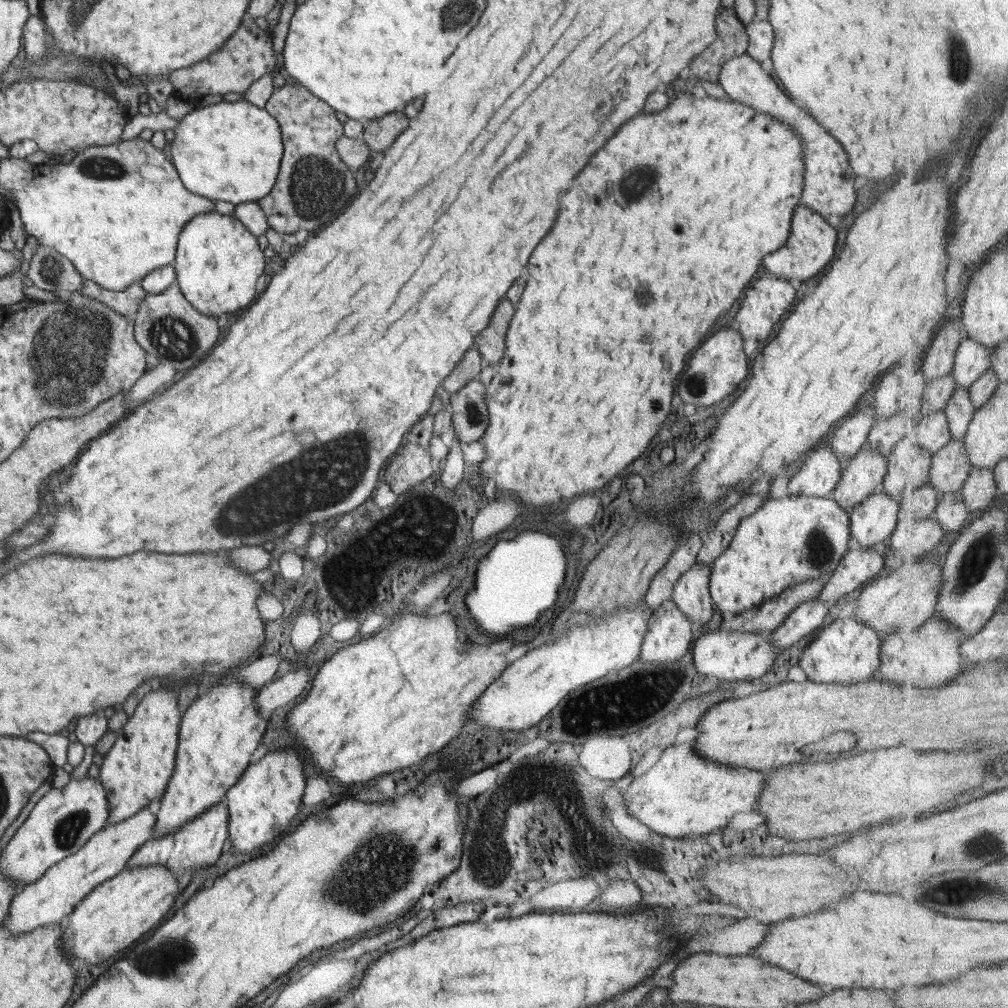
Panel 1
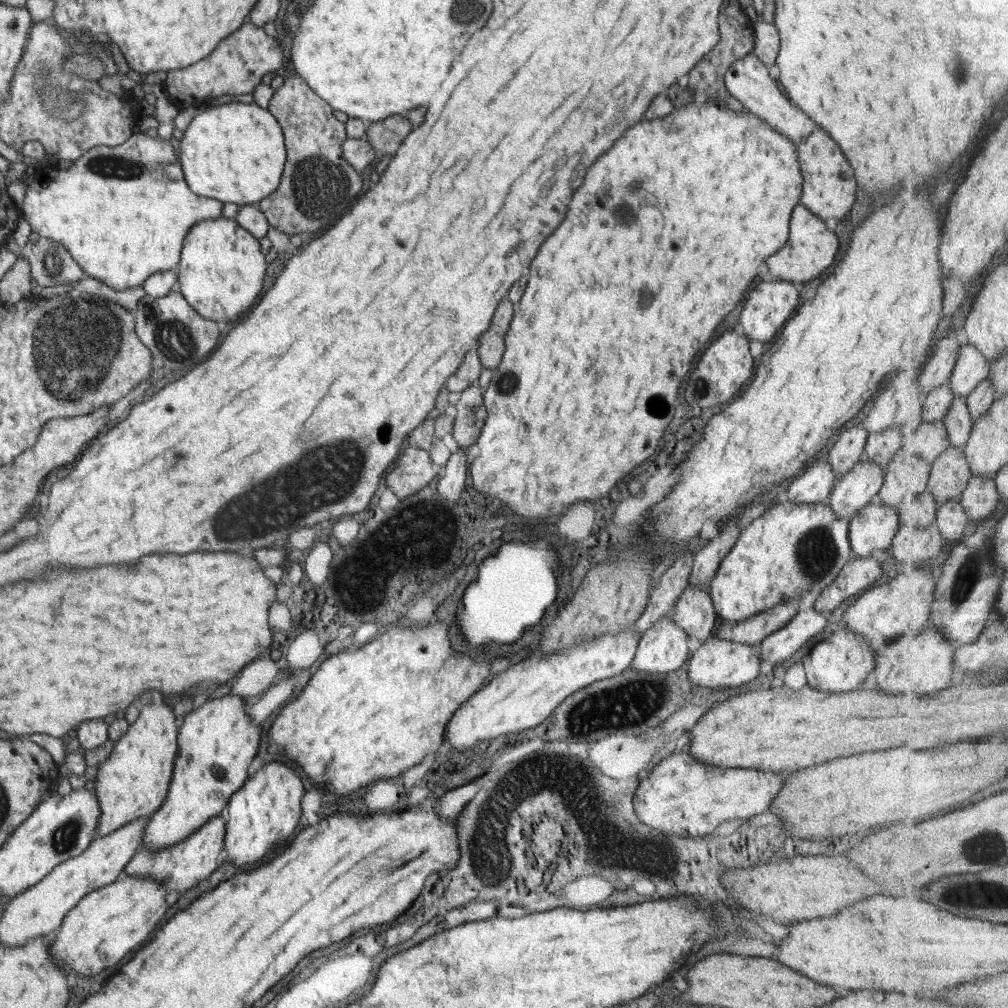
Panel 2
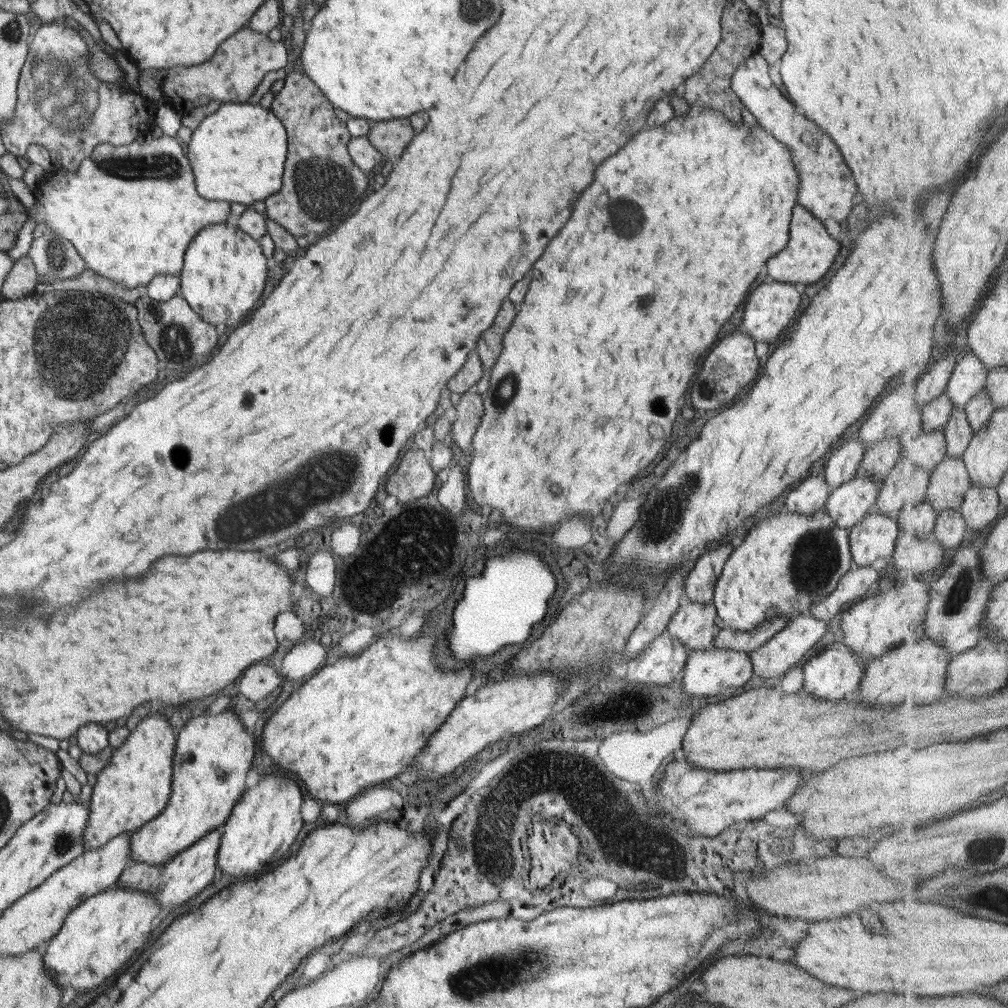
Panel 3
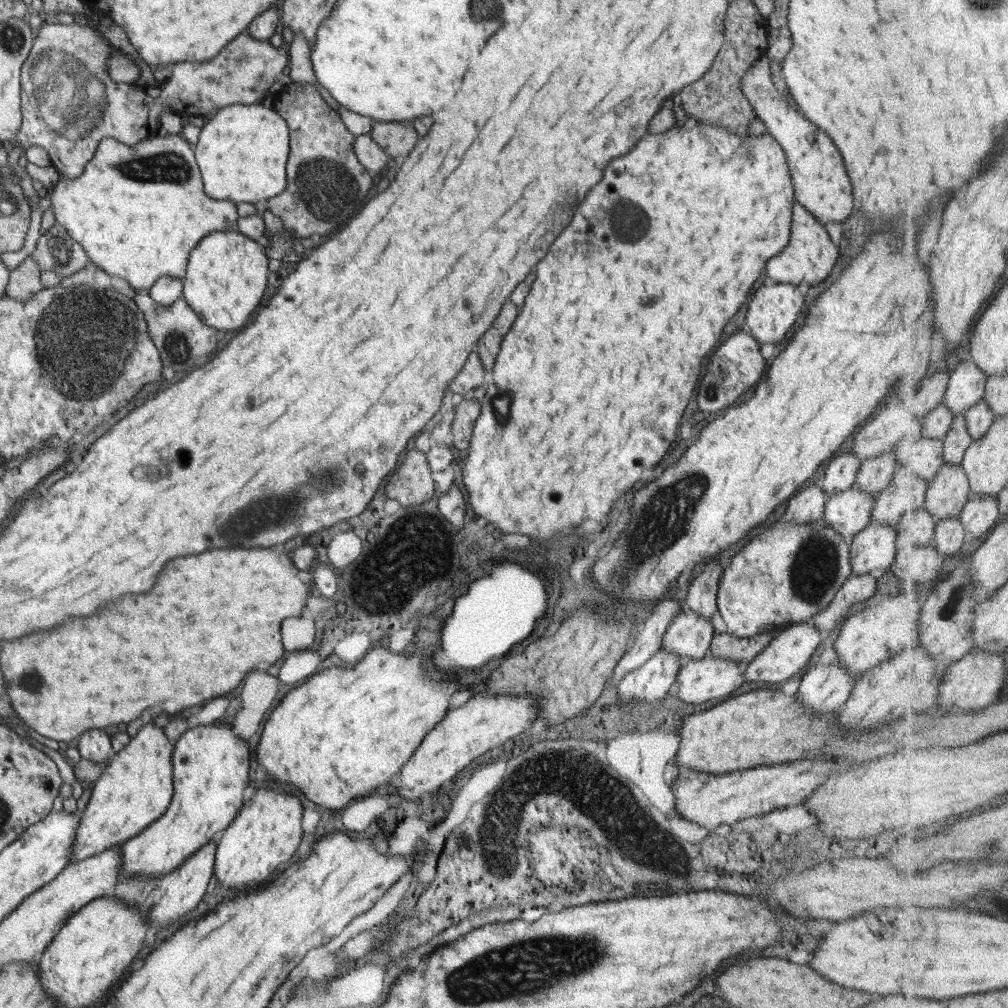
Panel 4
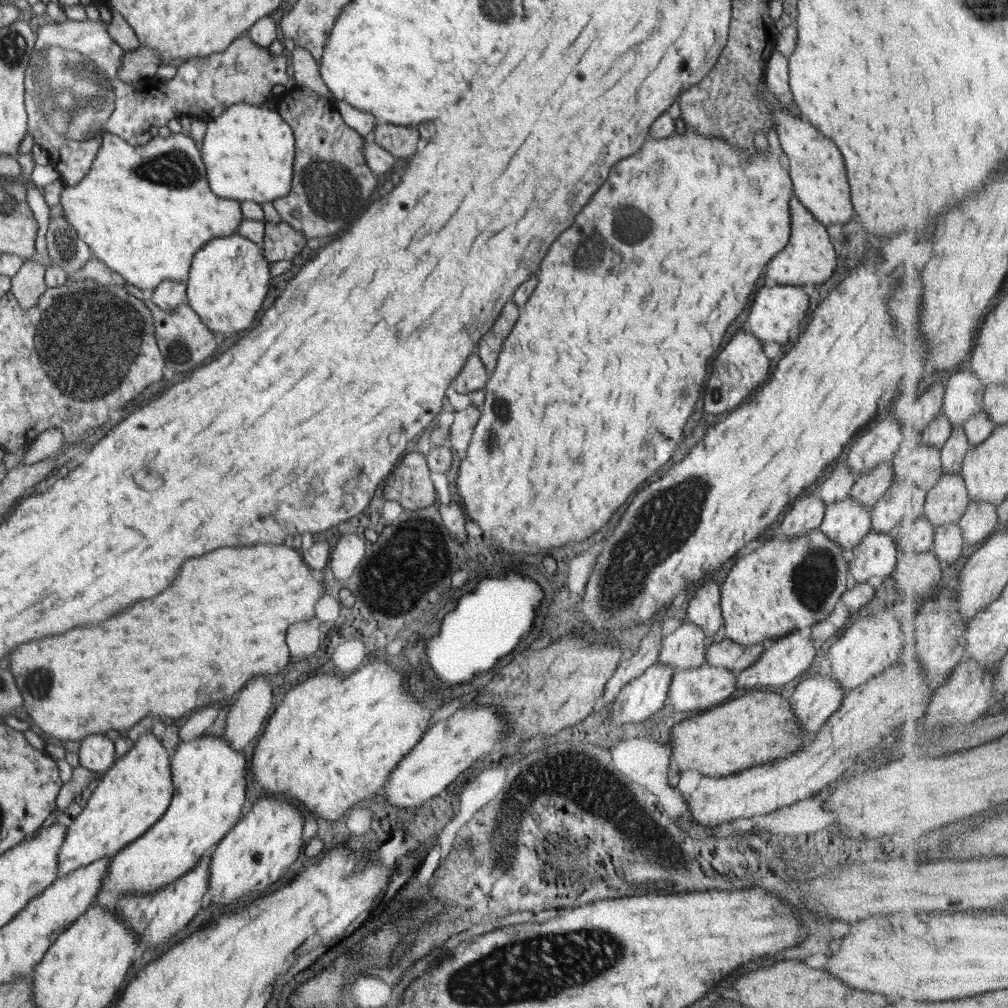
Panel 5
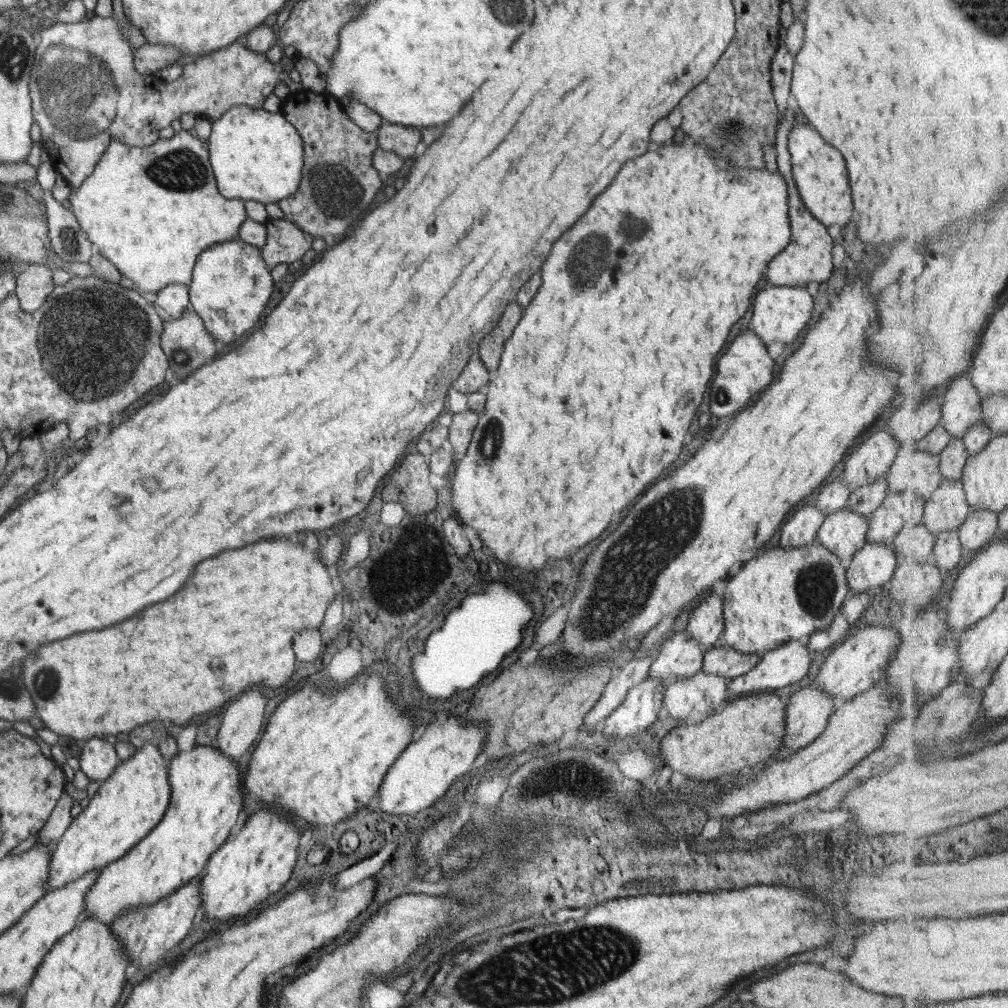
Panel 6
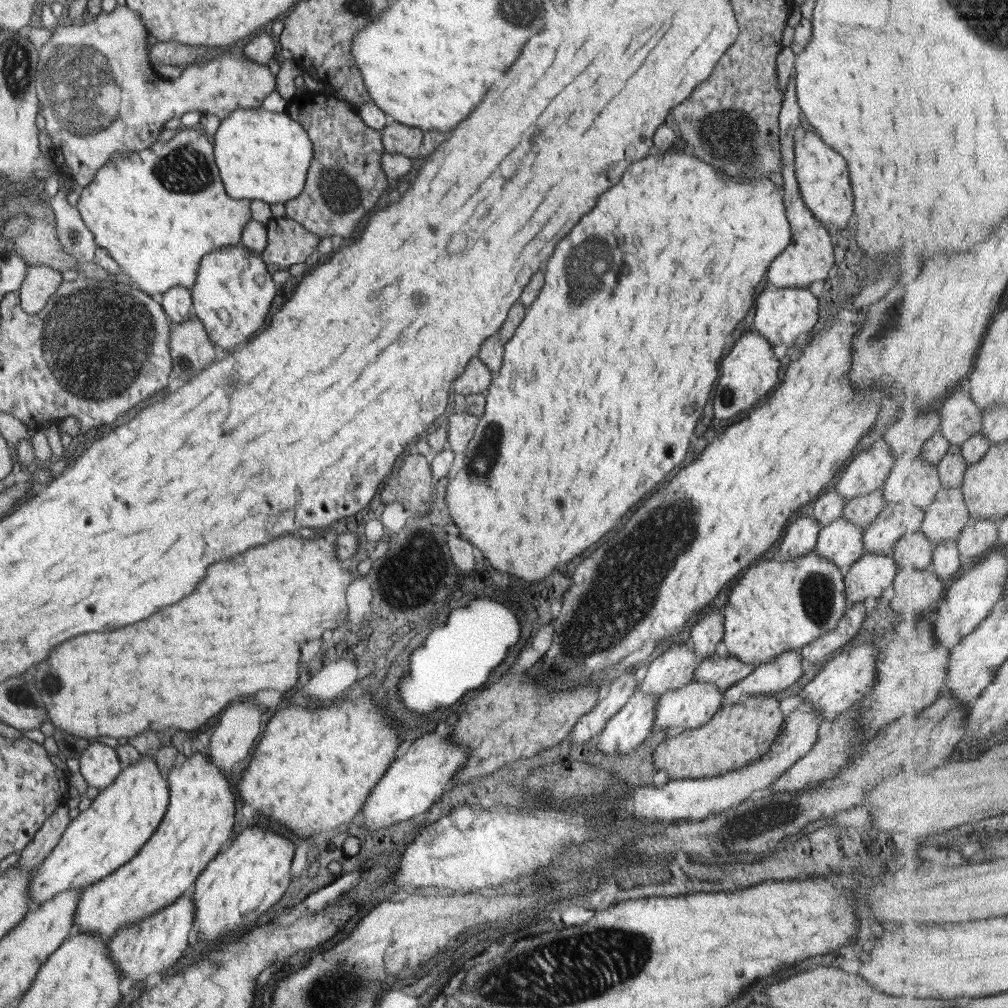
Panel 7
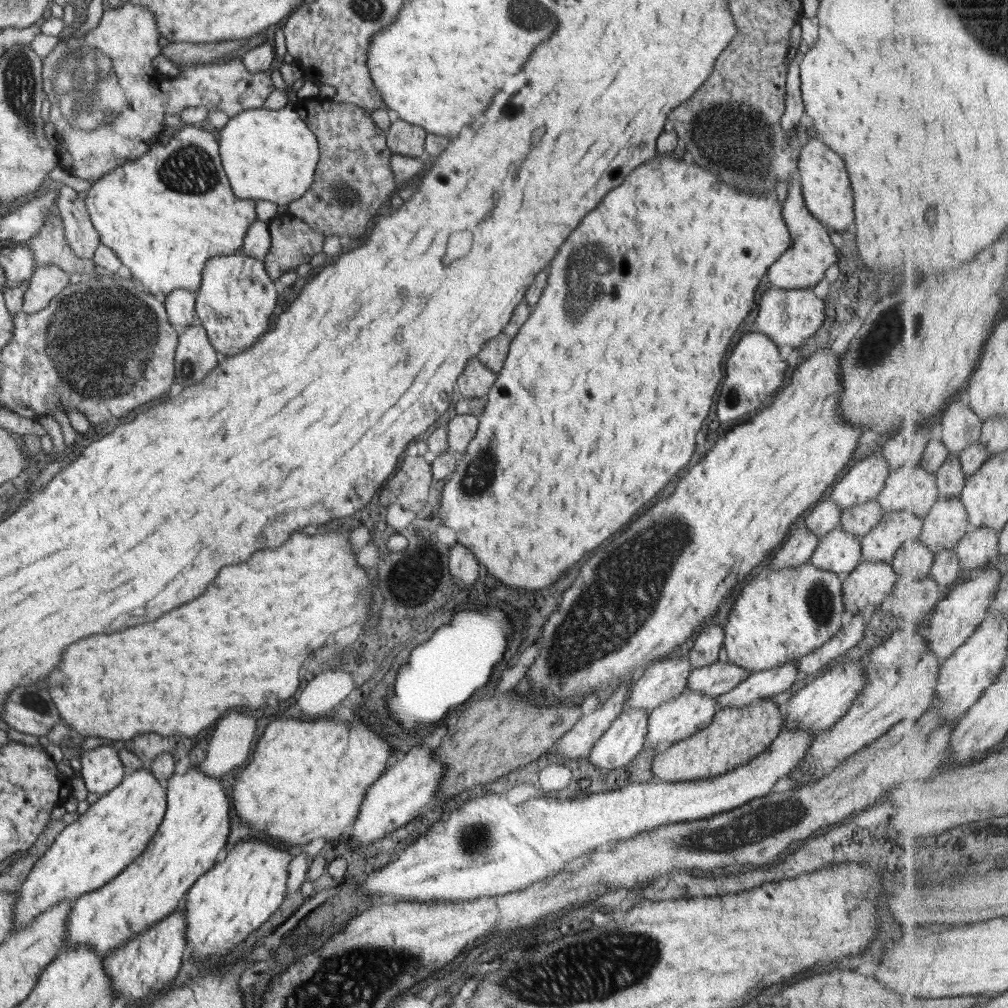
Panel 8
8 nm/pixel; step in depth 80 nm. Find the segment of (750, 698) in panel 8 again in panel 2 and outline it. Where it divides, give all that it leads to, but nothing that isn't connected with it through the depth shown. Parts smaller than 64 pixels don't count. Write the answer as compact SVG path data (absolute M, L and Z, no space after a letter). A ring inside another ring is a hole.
M798 609L790 622L780 630L769 634L762 643L758 644L762 666L768 669L780 662L788 664L792 654L800 650L812 636L823 634L827 617L827 614L818 613L815 609Z

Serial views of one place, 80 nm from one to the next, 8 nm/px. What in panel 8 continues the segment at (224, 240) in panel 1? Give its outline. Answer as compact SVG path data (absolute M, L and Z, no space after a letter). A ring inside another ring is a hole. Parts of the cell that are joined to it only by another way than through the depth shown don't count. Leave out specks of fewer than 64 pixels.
M241 250L206 261L201 285L195 293L195 311L210 344L222 358L240 354L268 332L279 290L280 286L270 278L263 261Z

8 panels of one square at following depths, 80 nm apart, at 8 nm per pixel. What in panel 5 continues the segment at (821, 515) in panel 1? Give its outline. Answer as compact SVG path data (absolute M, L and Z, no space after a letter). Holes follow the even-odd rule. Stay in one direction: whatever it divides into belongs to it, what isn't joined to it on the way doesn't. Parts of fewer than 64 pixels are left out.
M818 527L806 534L803 534L802 536L797 536L797 538L784 538L778 531L772 540L764 540L764 542L762 542L762 546L756 548L752 553L745 555L740 559L738 558L726 576L725 582L722 584L722 591L720 592L720 606L721 615L724 620L724 634L726 634L726 638L734 640L734 642L742 646L758 645L760 643L764 643L764 640L767 640L767 638L773 641L785 636L786 634L792 634L793 632L808 632L811 628L819 625L820 622L823 622L830 616L830 614L832 614L834 606L839 601L839 598L844 595L844 591L848 588L848 582L846 580L848 559L849 556L843 550L843 547L837 542L830 540L821 530L818 529Z

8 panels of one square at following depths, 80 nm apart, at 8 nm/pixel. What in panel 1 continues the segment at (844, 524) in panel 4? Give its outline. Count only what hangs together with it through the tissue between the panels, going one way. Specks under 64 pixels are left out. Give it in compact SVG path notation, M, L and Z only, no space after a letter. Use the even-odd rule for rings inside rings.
M866 444L843 467L831 496L848 513L869 494L880 488L887 473L887 459Z

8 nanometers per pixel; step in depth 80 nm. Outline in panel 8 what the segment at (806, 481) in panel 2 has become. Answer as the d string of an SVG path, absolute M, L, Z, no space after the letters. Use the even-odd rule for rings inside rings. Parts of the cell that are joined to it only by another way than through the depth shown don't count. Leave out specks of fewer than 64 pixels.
M807 527L794 529L788 540L784 541L775 558L767 561L771 570L782 571L791 566L809 562L818 546L819 538Z

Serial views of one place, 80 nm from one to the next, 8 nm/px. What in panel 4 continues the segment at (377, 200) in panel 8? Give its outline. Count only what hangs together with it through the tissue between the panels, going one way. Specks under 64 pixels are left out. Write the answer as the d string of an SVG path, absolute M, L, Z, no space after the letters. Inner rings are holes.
M291 81L276 95L273 104L276 114L285 120L289 128L290 154L286 164L286 190L278 196L270 197L268 208L281 218L283 228L292 232L296 238L306 238L313 233L326 237L336 226L348 224L368 202L368 192L372 188L373 174L358 162L353 149L356 136L348 131L339 114L322 98L321 92L316 84Z

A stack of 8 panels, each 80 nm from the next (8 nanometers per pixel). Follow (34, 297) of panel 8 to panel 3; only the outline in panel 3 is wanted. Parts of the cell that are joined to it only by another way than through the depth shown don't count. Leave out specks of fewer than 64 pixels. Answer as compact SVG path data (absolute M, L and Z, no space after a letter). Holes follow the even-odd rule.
M25 255L18 259L7 274L1 288L4 300L18 300L35 292L38 284L38 273L33 260Z

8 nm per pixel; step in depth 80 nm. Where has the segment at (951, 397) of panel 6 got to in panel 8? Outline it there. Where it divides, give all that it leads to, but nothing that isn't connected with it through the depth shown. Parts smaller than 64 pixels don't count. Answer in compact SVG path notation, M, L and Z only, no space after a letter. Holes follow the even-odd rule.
M954 401L941 415L940 436L952 452L962 453L983 439L985 420L969 404Z

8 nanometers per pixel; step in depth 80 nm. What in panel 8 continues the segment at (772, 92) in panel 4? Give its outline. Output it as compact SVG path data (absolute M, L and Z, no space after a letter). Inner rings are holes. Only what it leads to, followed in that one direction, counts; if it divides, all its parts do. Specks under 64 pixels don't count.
M812 139L803 145L799 156L798 174L801 178L802 192L804 192L808 210L812 214L816 212L816 218L822 224L828 224L834 230L846 230L846 226L852 224L854 214L852 214L852 188L850 188L844 162L840 162L842 158L834 154L826 144Z

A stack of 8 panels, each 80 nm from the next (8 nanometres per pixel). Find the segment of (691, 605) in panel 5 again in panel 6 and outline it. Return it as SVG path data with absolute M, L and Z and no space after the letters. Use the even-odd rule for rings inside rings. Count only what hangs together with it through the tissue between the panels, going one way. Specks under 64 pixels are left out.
M712 591L690 612L687 632L706 651L714 648L723 626L723 598Z

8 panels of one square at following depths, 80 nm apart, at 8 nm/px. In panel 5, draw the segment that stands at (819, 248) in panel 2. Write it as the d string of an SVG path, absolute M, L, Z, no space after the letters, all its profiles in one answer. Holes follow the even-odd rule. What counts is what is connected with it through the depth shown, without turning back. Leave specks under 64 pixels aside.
M792 196L790 198L791 234L788 245L768 262L766 276L772 278L777 285L800 287L800 284L823 284L826 282L834 268L836 268L836 252L834 244L830 244L826 227Z

